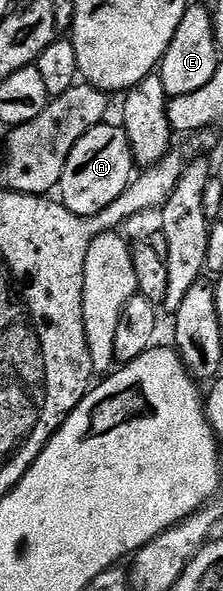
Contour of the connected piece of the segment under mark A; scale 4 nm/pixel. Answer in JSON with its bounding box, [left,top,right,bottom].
[57,124,135,217]

